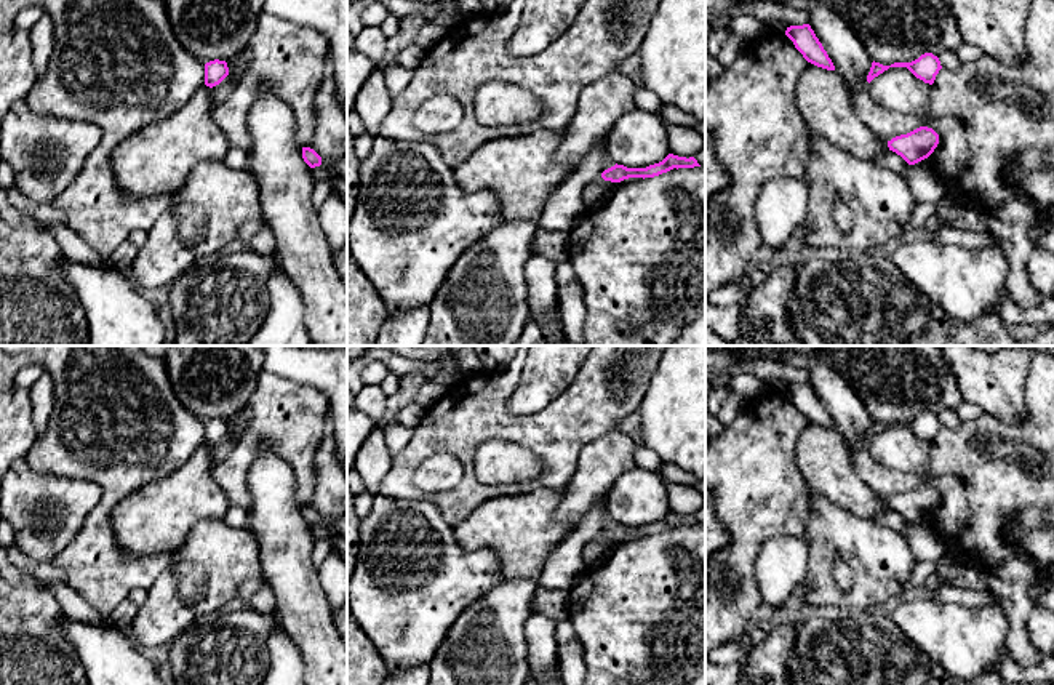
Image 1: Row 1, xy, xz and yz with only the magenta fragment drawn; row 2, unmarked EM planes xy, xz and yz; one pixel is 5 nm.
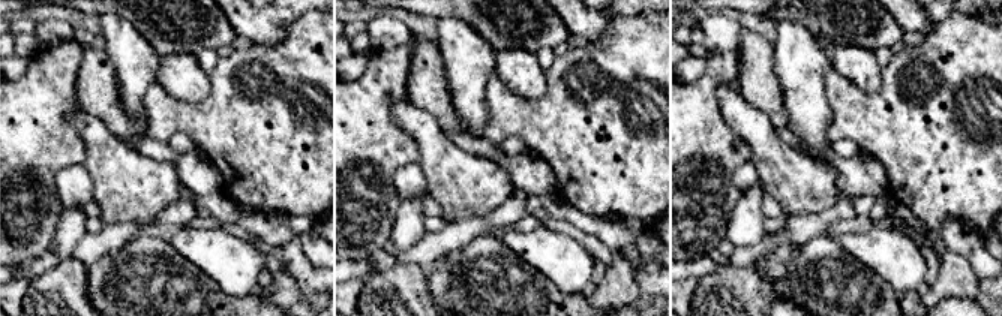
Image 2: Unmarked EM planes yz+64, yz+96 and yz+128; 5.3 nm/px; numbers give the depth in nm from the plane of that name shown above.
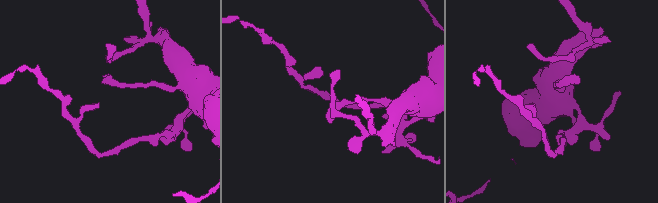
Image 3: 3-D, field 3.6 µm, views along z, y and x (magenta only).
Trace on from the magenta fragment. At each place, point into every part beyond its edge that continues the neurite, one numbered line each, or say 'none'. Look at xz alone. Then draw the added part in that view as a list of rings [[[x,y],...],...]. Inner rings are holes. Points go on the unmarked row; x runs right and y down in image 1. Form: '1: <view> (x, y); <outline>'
none

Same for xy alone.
none

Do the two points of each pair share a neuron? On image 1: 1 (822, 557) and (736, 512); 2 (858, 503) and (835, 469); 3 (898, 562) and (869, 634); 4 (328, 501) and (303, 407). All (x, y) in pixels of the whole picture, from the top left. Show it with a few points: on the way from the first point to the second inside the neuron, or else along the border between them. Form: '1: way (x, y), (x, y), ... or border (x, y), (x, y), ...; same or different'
1: border (810, 501), (810, 520), (805, 538); different
2: way (851, 495), (835, 477); same
3: border (877, 608), (838, 610); different
4: border (328, 431), (315, 453), (315, 487), (312, 490); different

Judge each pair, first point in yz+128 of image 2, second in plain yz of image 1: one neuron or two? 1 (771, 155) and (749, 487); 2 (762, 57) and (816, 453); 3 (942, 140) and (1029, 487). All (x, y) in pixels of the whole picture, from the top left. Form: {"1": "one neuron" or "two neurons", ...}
{"1": "two neurons", "2": "one neuron", "3": "one neuron"}

